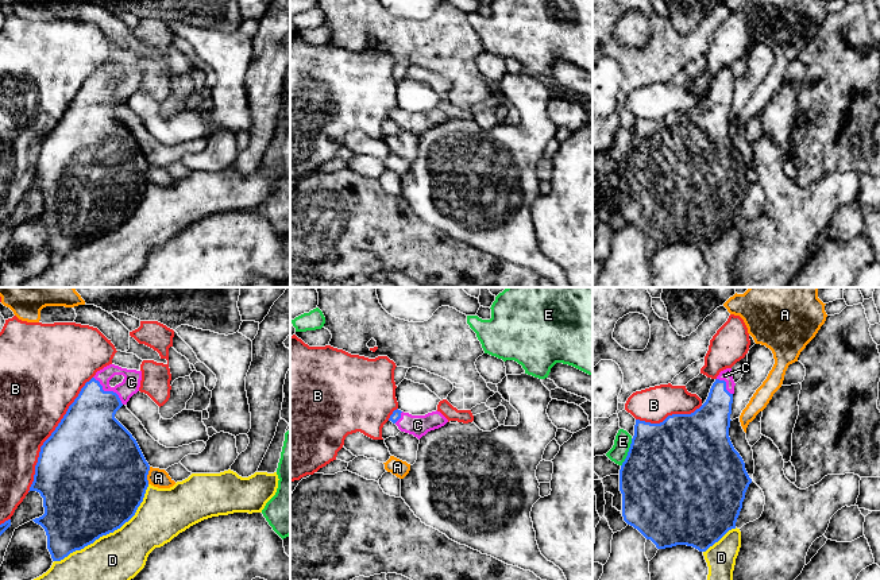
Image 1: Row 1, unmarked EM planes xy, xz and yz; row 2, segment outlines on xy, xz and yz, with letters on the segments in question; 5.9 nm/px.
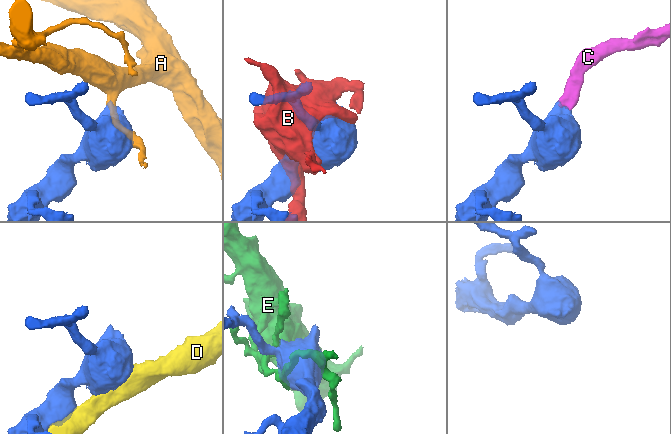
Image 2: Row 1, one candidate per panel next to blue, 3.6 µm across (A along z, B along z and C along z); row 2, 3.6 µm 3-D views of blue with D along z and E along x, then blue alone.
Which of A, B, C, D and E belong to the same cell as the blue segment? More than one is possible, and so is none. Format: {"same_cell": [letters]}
{"same_cell": ["C"]}

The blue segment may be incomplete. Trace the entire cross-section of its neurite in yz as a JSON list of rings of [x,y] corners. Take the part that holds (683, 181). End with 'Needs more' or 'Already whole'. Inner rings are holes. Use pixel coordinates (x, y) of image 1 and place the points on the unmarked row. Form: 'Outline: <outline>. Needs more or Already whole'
Outline: [[[726,66],[717,74],[706,100],[694,111],[672,112],[660,121],[636,117],[634,134],[620,167],[622,214],[628,223],[651,237],[657,247],[687,243],[706,250],[729,228],[736,227],[752,177],[729,135],[734,84],[732,66]]]. Needs more

